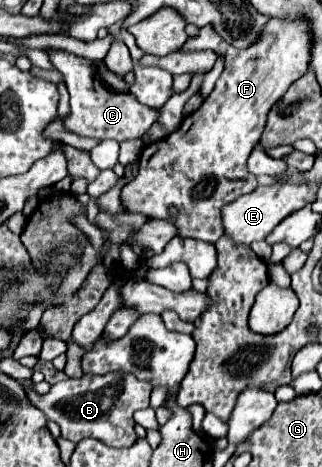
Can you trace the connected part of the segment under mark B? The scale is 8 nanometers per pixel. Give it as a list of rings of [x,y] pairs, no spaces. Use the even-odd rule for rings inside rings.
[[[108,372],[108,374],[84,374],[78,380],[62,380],[54,384],[46,394],[38,394],[32,388],[32,378],[22,380],[22,386],[32,400],[36,408],[40,408],[48,420],[56,422],[62,430],[62,436],[80,442],[82,438],[98,438],[104,444],[110,444],[114,448],[132,446],[136,442],[134,432],[134,418],[132,414],[136,410],[142,410],[150,402],[150,390],[152,386],[148,382],[138,380],[134,374],[124,372]]]

